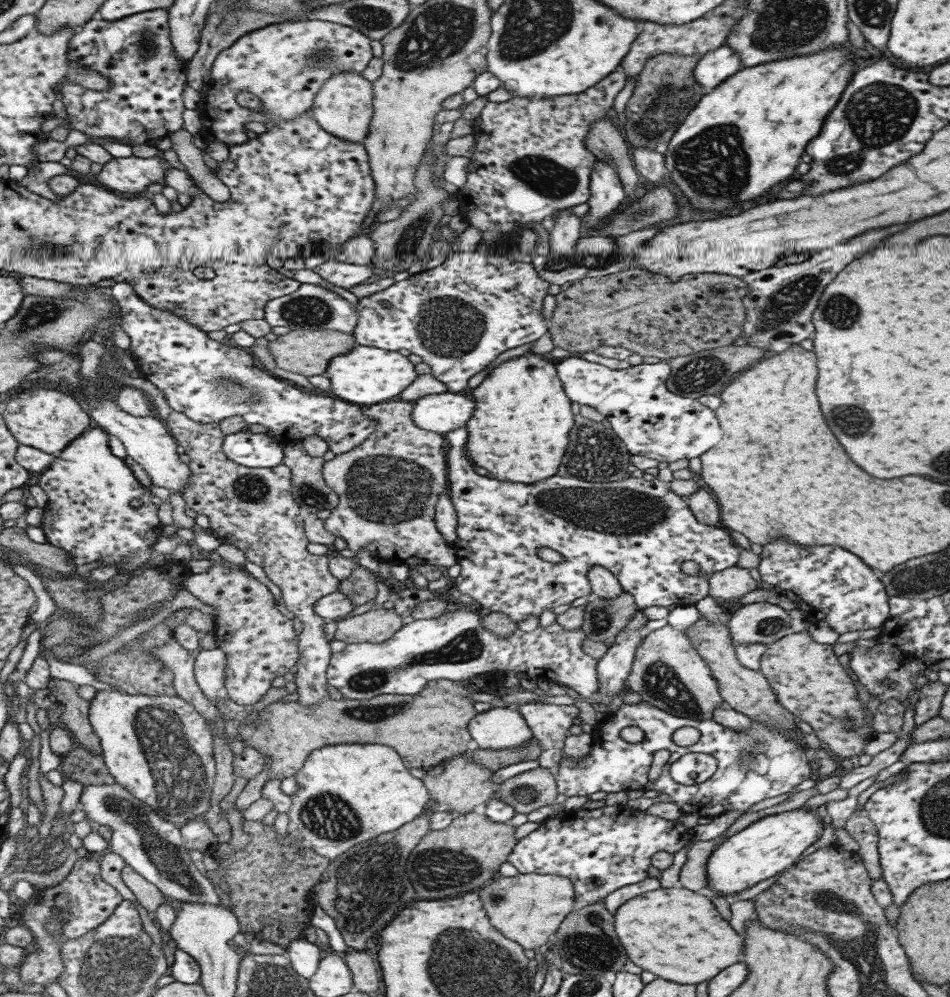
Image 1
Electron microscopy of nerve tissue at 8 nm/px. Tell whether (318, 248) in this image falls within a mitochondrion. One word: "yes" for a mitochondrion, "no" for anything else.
no

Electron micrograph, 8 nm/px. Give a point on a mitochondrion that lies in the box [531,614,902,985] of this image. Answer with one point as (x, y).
(589, 948)

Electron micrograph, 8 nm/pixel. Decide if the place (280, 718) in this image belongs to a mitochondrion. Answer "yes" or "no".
no

